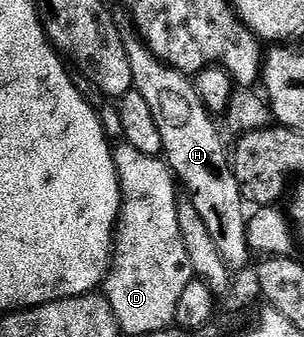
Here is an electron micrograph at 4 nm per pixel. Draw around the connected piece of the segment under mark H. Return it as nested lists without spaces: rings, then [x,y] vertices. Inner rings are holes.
[[[124,26],[121,34],[129,69],[133,69],[134,90],[145,97],[145,102],[153,113],[153,121],[157,121],[167,166],[171,168],[171,173],[181,184],[182,190],[184,187],[189,194],[195,195],[188,195],[189,201],[197,209],[201,221],[205,221],[217,245],[217,253],[221,253],[227,266],[232,269],[245,266],[247,255],[249,256],[248,216],[243,215],[243,194],[239,192],[237,177],[233,177],[231,172],[228,144],[223,144],[223,139],[211,120],[214,119],[212,112],[201,101],[194,82],[183,72],[162,63],[140,39],[134,26]]]

